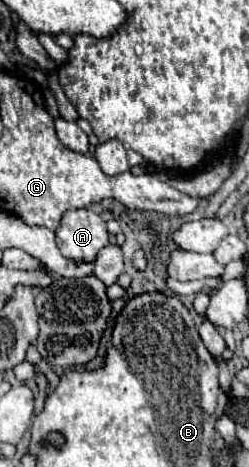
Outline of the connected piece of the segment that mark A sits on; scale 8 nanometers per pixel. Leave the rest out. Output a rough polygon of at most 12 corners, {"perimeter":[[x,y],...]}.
{"perimeter":[[67,211],[55,235],[61,253],[93,261],[109,243],[105,221]]}

